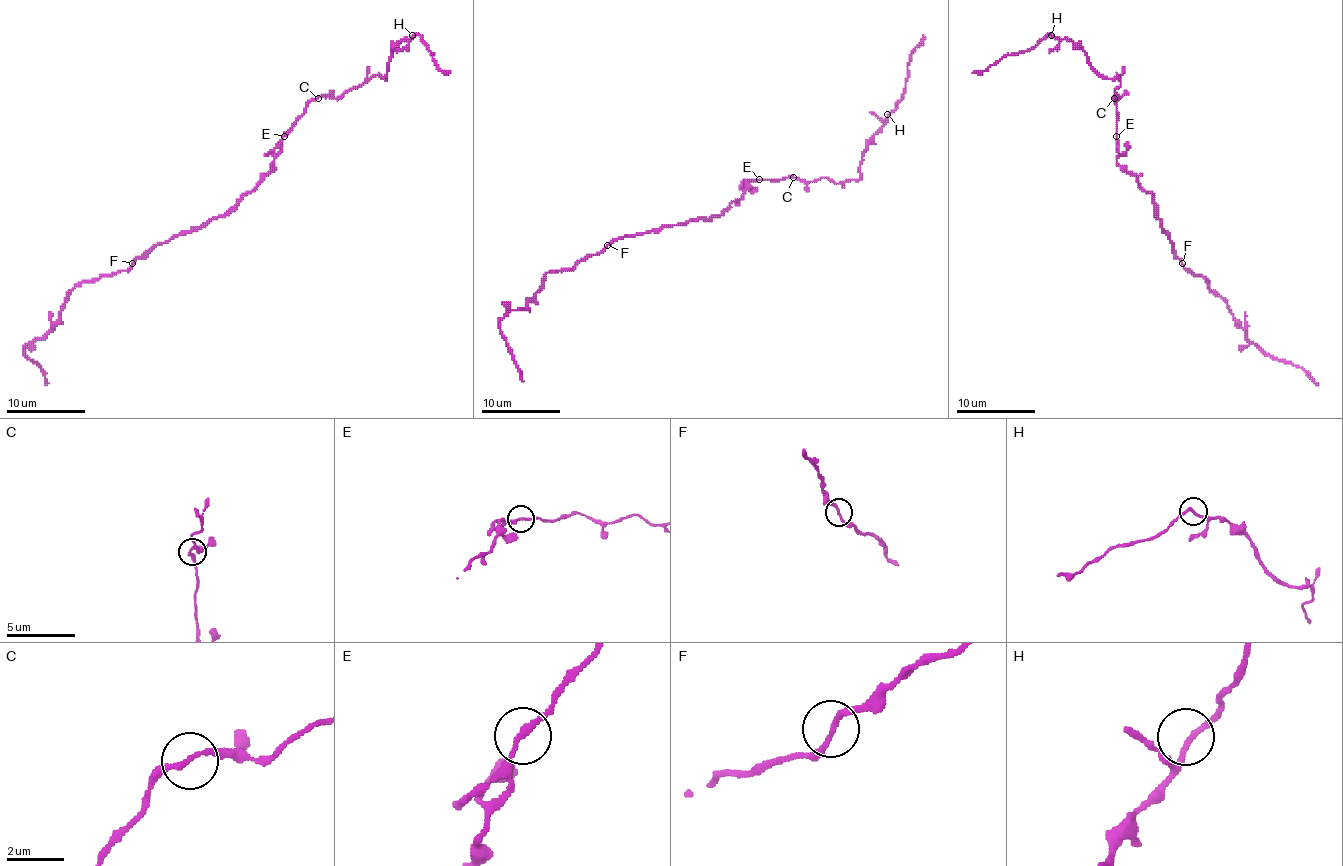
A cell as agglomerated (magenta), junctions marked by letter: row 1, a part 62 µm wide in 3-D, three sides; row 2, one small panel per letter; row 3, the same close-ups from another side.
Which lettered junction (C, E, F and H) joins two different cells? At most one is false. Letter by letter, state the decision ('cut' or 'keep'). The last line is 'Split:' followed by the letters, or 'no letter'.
C: keep
E: keep
F: cut
H: keep
Split: F

